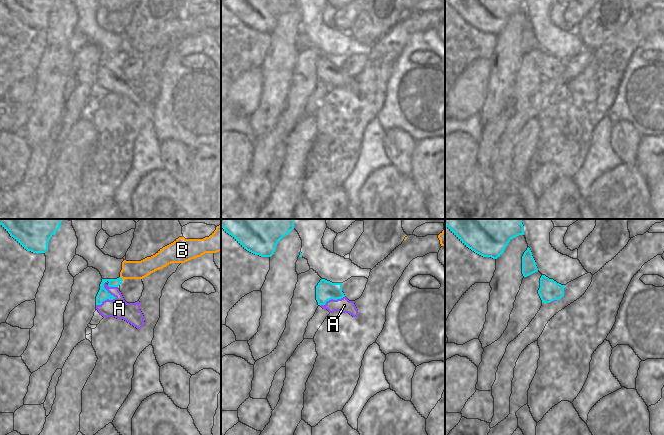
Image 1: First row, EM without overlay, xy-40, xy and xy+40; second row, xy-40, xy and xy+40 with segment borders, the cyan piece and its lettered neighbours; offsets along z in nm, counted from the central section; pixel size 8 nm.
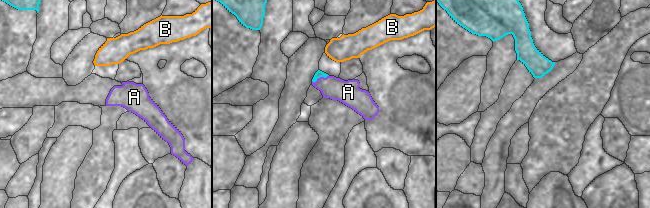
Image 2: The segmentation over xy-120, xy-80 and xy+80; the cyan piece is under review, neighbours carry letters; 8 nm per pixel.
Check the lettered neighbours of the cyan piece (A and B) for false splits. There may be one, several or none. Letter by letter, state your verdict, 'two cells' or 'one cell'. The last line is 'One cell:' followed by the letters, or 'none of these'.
A: one cell
B: two cells
One cell: A

